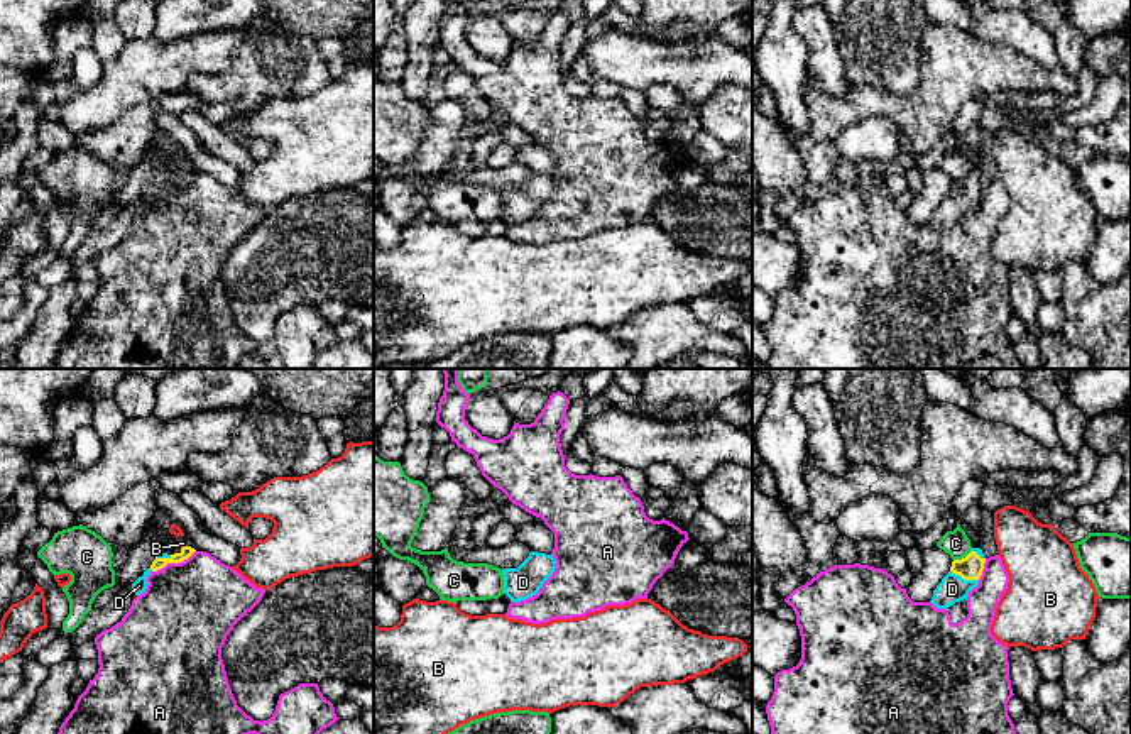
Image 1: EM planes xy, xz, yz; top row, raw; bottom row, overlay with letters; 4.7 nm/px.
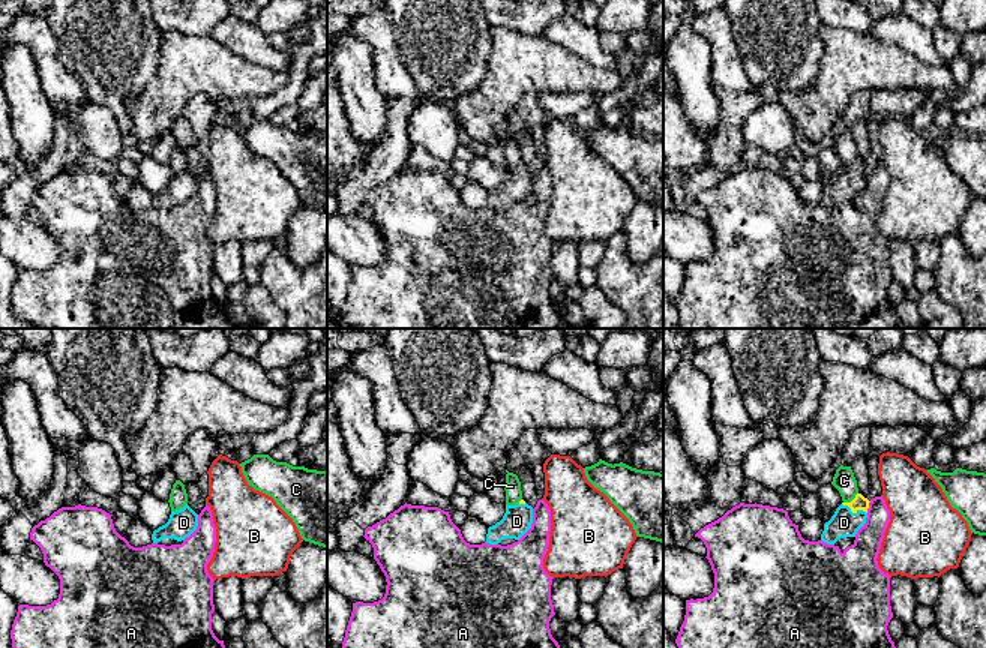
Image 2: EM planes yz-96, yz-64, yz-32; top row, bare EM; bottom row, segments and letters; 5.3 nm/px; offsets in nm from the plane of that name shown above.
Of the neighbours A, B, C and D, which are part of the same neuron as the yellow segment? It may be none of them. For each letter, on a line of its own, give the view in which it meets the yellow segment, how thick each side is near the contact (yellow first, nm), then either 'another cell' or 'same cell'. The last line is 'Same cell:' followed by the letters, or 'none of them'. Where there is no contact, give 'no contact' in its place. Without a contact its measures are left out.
A: contact in xy; calibres 60 and 440 nm; another cell
B: contact in xy; calibres 60 and 20 nm; another cell
C: contact in yz; calibres 120 and 120 nm; another cell
D: contact in yz; calibres 120 and 130 nm; same cell
Same cell: D

